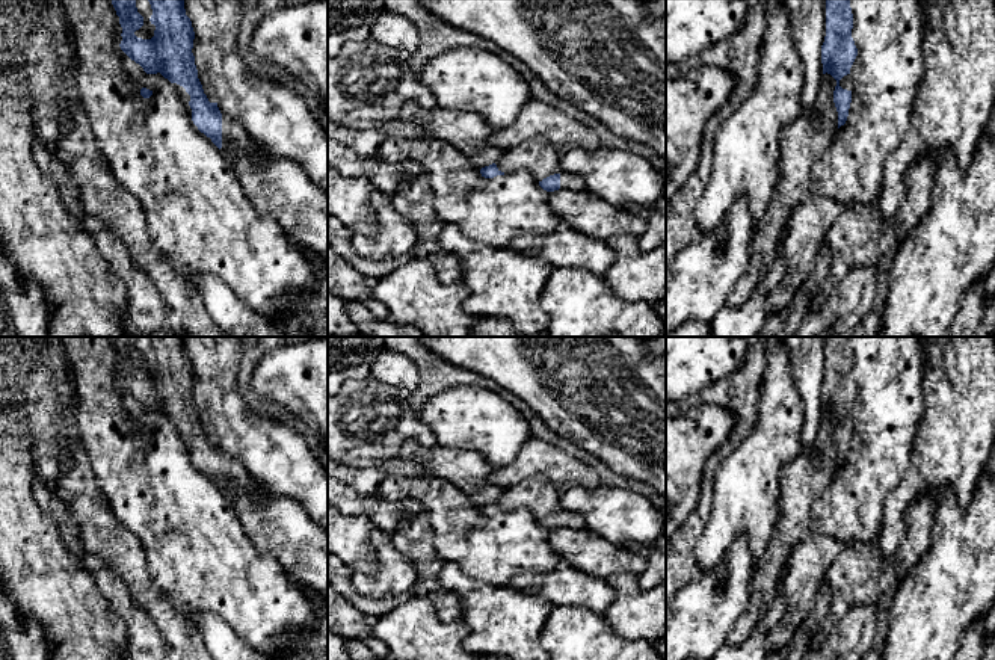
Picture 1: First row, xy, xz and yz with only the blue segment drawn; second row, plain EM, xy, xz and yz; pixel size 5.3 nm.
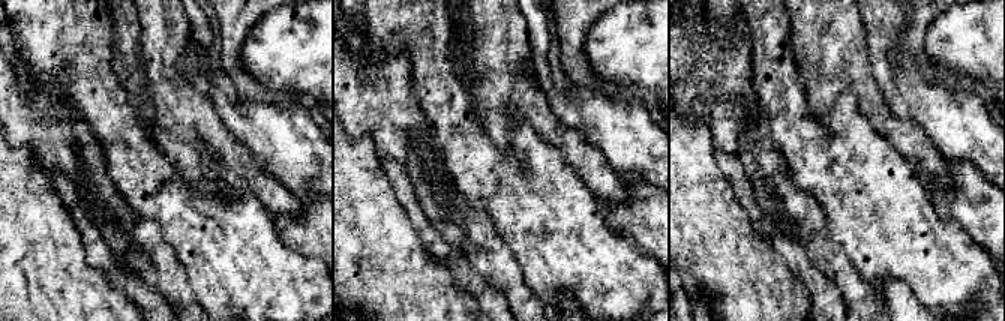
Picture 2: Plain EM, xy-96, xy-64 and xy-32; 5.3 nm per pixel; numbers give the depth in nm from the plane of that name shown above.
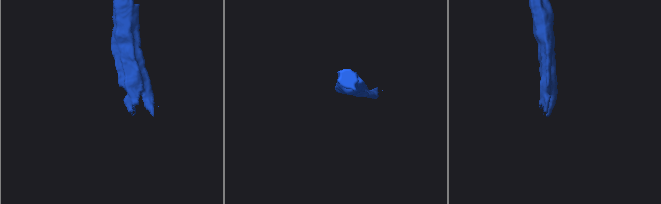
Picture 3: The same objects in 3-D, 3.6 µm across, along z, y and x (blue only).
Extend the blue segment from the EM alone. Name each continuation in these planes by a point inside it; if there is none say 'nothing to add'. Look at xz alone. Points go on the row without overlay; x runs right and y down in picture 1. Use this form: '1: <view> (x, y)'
1: xz (538, 494)

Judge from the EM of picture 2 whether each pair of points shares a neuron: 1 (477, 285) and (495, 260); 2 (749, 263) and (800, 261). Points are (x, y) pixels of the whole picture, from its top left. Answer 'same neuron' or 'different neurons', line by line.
1: different neurons
2: different neurons

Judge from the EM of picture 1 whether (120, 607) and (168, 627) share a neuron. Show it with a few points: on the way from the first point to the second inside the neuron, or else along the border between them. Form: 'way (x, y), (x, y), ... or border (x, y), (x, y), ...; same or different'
border (130, 594), (166, 642); different

